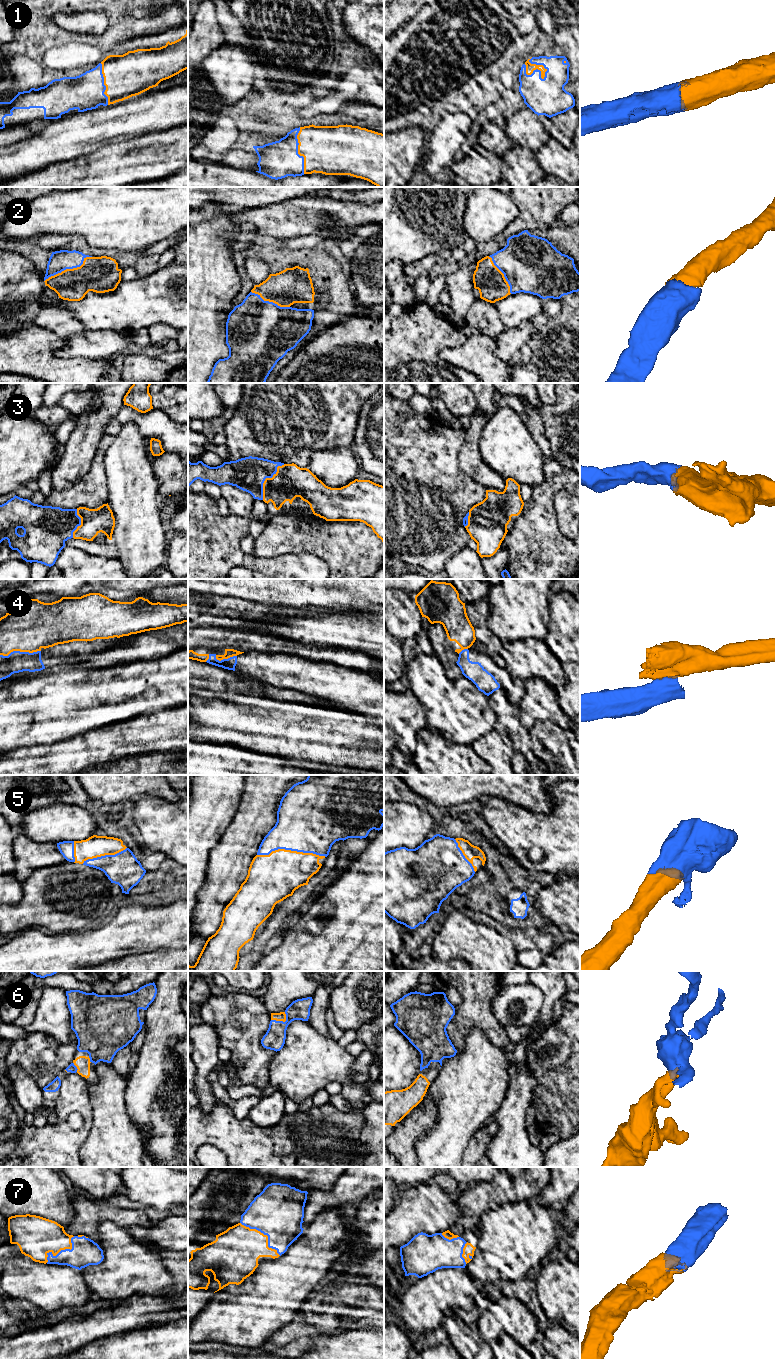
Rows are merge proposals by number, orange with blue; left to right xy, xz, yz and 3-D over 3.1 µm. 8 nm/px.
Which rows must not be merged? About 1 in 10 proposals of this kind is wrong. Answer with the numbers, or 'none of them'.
4

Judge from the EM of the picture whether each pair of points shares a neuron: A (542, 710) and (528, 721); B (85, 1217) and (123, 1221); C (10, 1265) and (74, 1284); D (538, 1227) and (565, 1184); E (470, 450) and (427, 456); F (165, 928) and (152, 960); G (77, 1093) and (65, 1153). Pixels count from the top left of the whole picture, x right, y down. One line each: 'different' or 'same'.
A: same
B: same
C: same
D: different
E: different
F: different
G: same

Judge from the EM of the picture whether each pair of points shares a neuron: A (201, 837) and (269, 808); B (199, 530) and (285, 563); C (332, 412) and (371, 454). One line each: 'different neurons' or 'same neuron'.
A: different neurons
B: same neuron
C: different neurons

